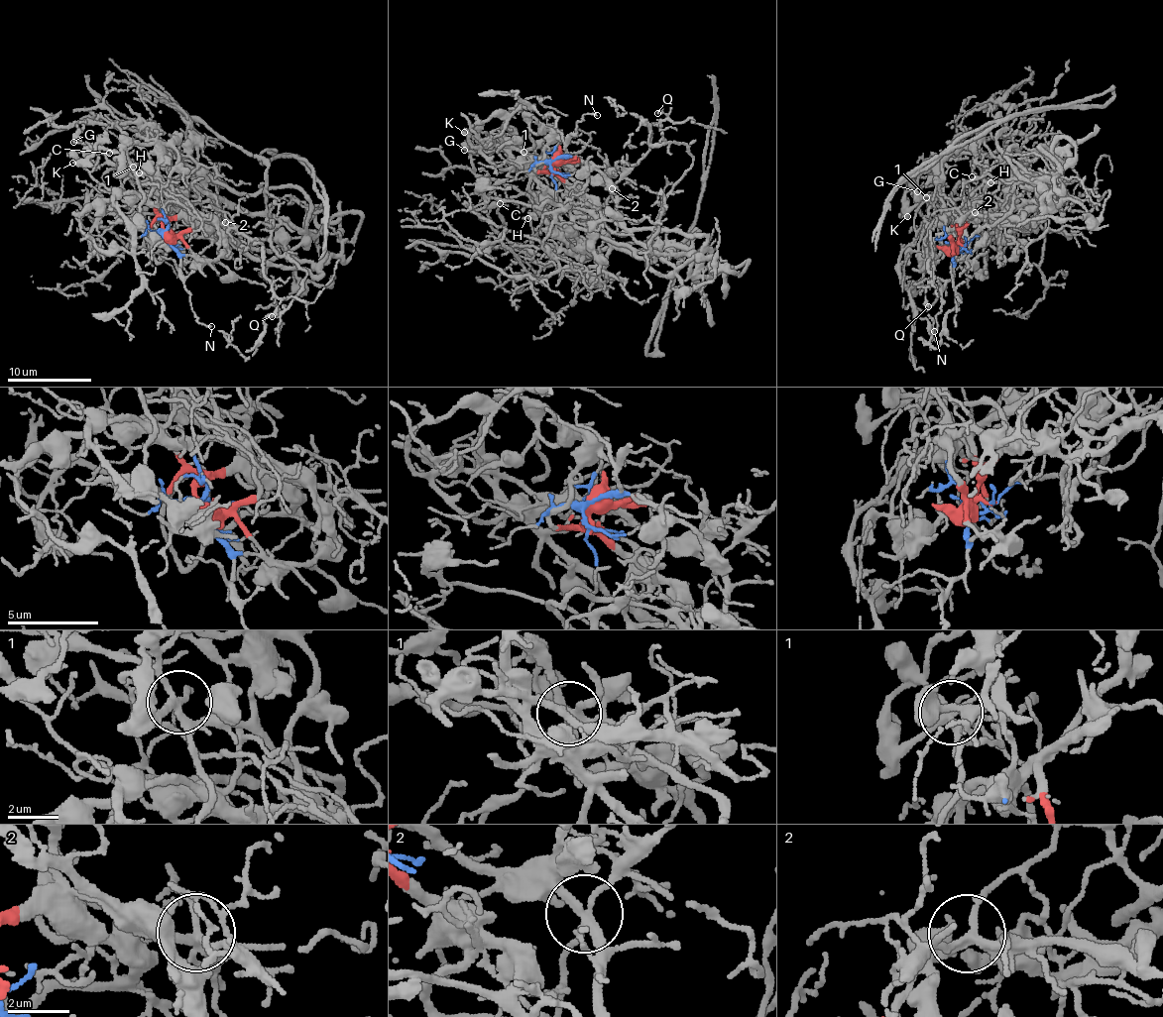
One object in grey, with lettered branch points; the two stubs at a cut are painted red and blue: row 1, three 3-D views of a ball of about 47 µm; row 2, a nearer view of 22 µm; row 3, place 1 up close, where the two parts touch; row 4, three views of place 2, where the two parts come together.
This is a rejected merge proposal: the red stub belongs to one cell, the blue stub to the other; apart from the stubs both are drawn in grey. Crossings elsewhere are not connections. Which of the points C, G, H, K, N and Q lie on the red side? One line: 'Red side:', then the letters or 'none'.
Red side: H, K, Q

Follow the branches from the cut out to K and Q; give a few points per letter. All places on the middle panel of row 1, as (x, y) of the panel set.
K: (550, 164), (551, 171), (528, 169), (536, 165), (539, 169), (523, 172), (507, 167), (487, 134), (463, 133)
Q: (550, 164), (572, 189), (571, 209), (601, 223), (612, 188), (649, 148), (650, 126), (666, 116), (657, 113)

